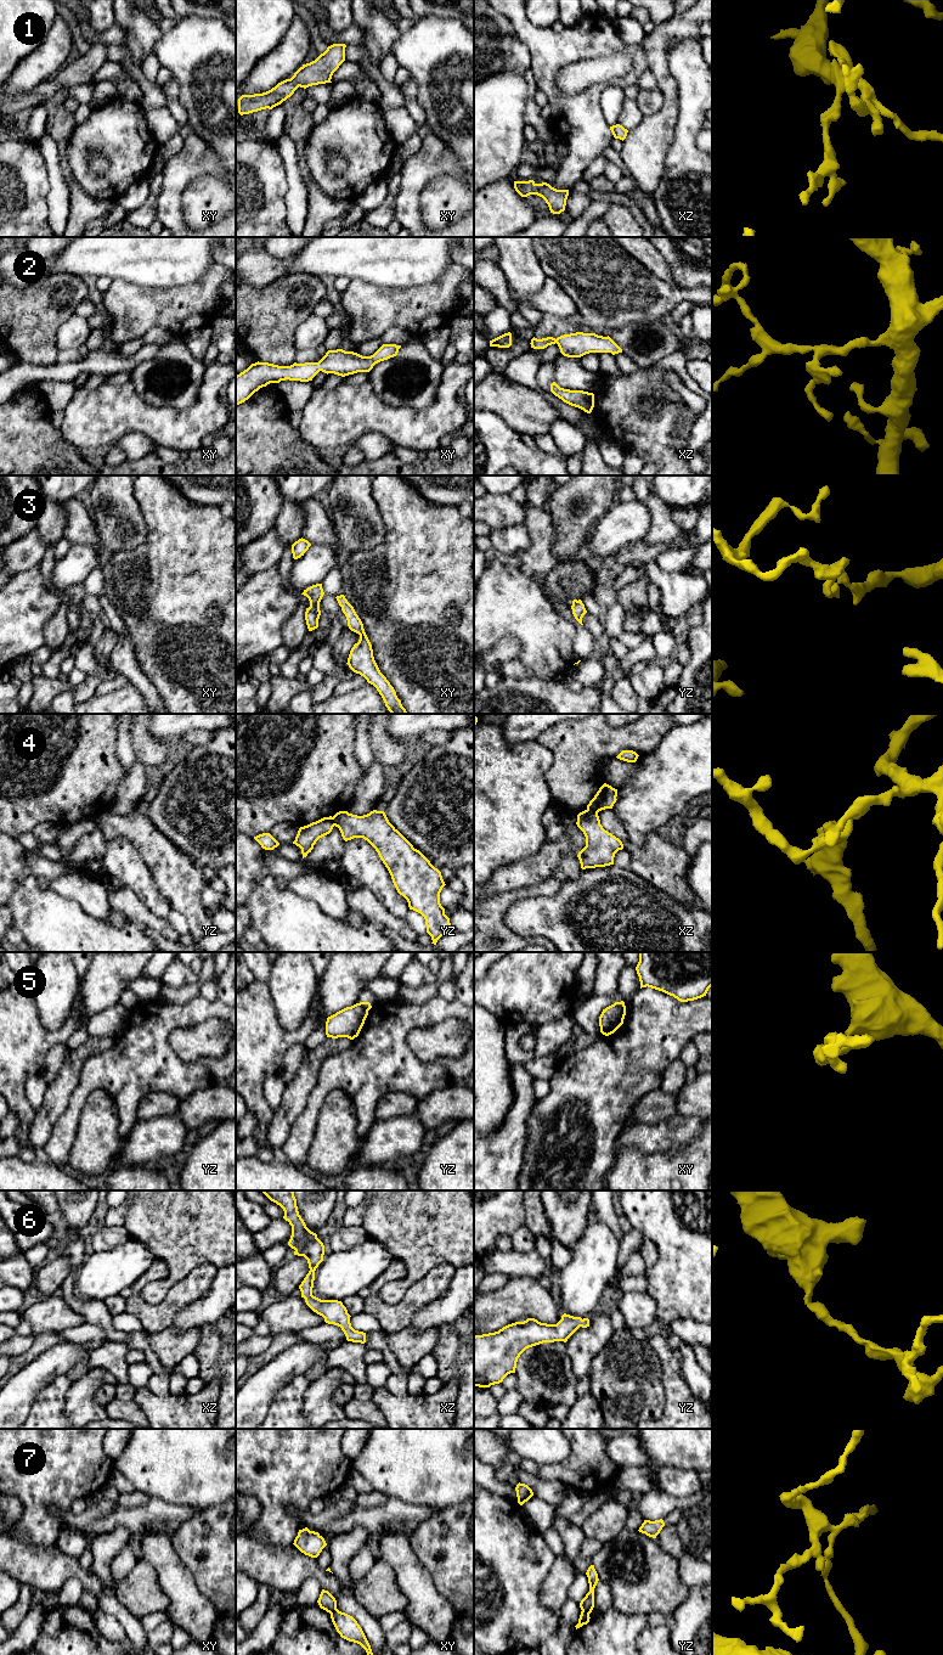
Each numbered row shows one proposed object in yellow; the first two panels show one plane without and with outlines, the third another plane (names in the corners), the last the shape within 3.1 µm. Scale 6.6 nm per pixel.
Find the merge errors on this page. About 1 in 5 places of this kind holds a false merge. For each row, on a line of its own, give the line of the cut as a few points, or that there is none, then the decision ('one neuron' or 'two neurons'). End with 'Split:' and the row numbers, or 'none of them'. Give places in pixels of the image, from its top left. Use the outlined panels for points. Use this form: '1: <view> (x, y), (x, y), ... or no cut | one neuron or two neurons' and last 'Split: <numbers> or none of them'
1: no cut | one neuron
2: no cut | one neuron
3: no cut | one neuron
4: xz (587, 809), (597, 812) | two neurons
5: xy (614, 1003), (624, 1006) | two neurons
6: no cut | one neuron
7: yz (582, 1610), (589, 1613) | two neurons
Split: 4, 5, 7

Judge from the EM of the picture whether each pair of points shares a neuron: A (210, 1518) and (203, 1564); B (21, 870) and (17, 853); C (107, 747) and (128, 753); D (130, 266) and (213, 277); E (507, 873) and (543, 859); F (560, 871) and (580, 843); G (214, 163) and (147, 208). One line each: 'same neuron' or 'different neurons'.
A: same neuron
B: same neuron
C: different neurons
D: different neurons
E: same neuron
F: same neuron
G: different neurons

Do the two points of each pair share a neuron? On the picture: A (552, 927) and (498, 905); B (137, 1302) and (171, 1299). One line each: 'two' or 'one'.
A: two
B: one

